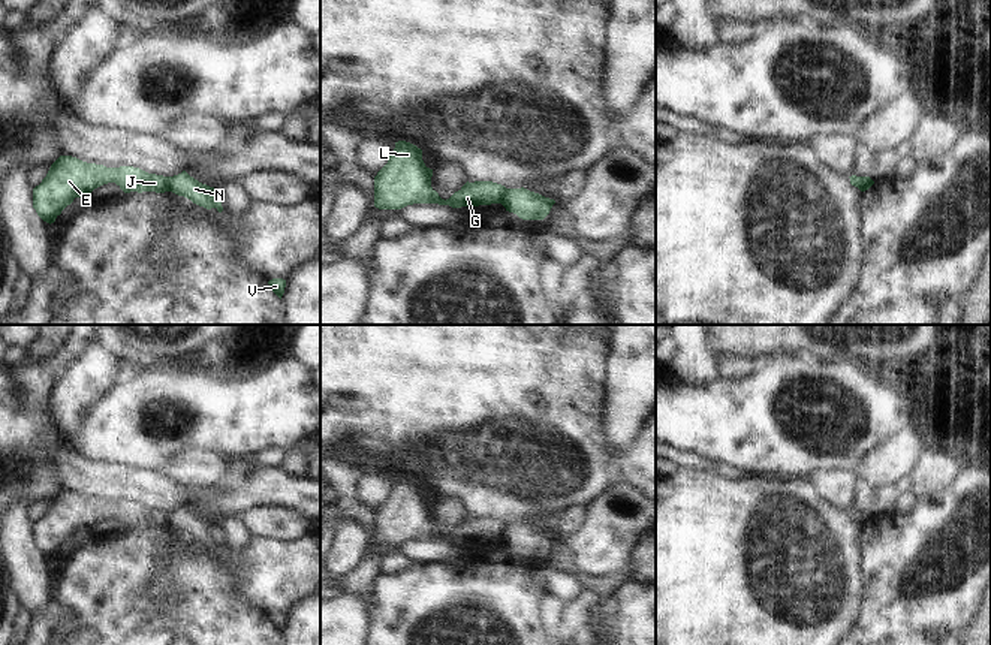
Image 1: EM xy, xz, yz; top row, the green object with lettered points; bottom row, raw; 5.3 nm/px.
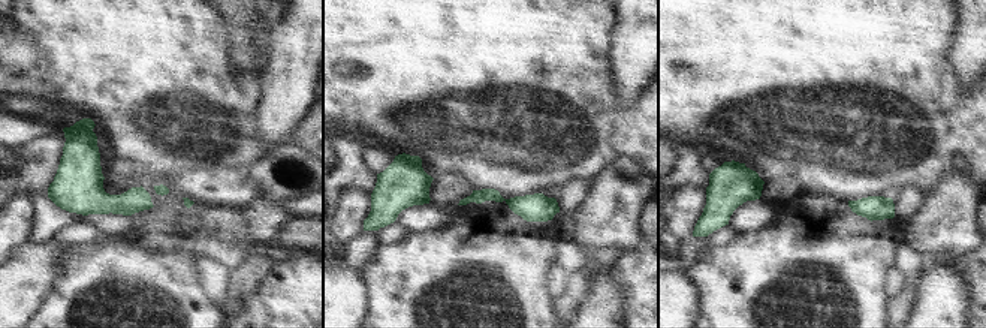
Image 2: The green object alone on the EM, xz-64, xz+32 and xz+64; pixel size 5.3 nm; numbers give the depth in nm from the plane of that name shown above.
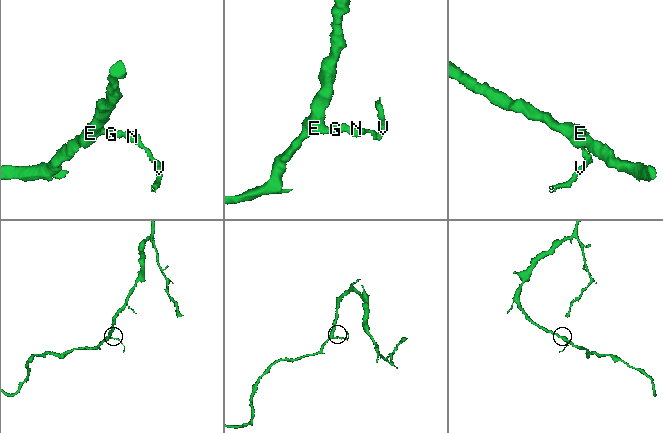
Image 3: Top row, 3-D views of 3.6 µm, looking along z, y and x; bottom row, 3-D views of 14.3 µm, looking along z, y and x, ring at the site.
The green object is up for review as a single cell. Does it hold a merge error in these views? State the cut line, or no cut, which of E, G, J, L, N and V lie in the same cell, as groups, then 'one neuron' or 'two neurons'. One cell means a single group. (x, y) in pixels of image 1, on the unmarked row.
cut in xy along (169, 512), (166, 526); E G J L / N V; two neurons

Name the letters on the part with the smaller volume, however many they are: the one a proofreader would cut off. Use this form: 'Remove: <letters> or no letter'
Remove: N, V

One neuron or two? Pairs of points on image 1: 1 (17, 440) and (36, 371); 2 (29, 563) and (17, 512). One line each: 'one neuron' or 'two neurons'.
1: one neuron
2: one neuron

